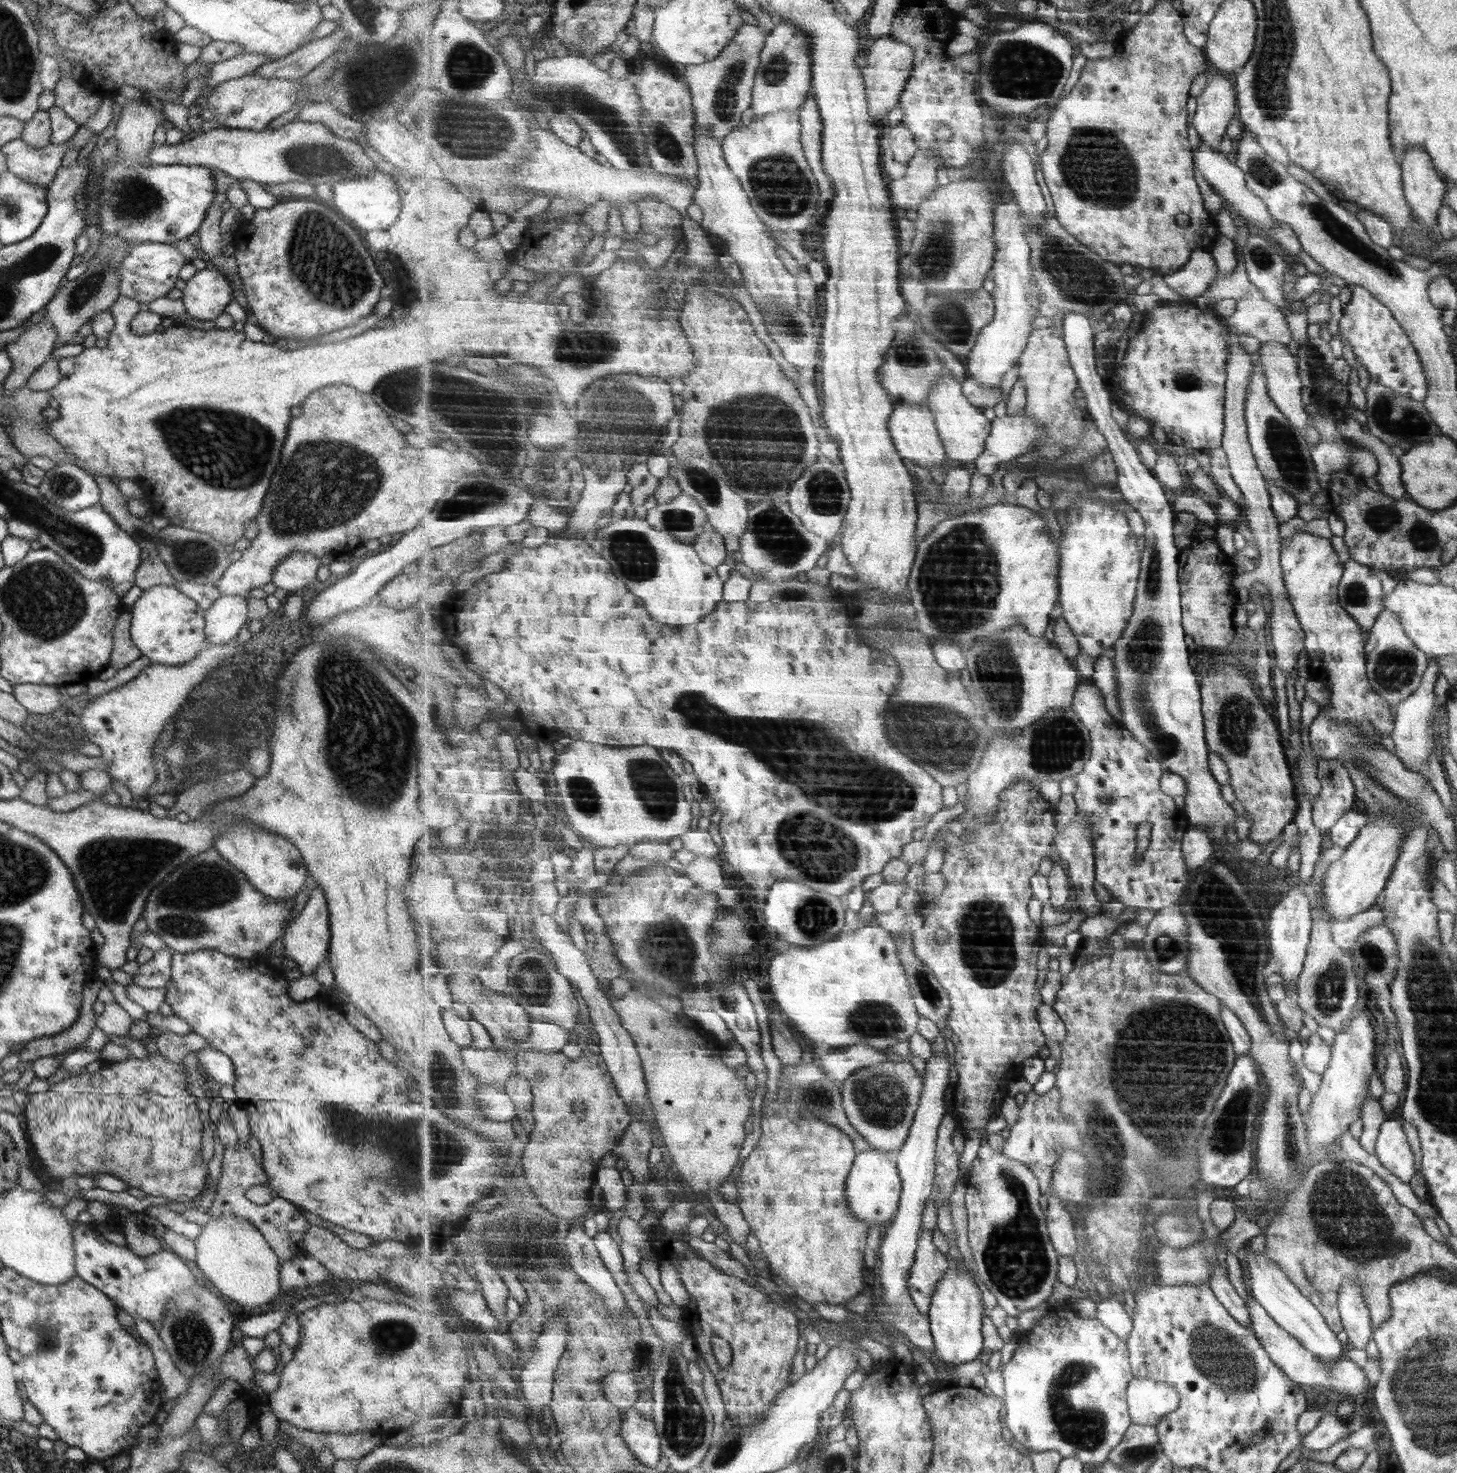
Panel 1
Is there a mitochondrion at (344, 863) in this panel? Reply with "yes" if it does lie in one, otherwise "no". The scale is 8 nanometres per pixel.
no

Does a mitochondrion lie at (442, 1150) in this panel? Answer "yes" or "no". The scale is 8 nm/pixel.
yes

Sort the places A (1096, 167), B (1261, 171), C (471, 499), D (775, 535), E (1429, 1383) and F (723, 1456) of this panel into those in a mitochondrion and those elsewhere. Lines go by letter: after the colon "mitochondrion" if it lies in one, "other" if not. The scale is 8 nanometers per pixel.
A: mitochondrion
B: mitochondrion
C: mitochondrion
D: mitochondrion
E: mitochondrion
F: mitochondrion

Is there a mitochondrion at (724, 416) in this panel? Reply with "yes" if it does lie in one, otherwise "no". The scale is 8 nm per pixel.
yes

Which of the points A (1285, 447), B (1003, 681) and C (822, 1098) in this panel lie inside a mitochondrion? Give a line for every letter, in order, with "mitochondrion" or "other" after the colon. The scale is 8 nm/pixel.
A: mitochondrion
B: mitochondrion
C: mitochondrion

